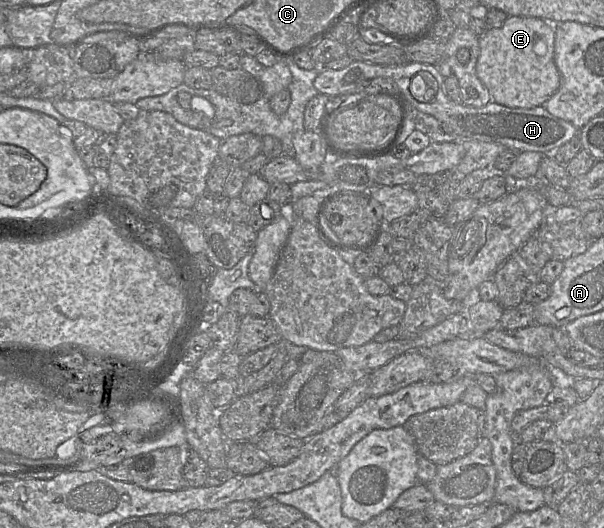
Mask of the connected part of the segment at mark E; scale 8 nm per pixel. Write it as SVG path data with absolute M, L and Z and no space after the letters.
M508 16L502 26L479 37L476 73L492 101L511 108L544 106L559 89L561 76L555 64L555 28L541 18Z

